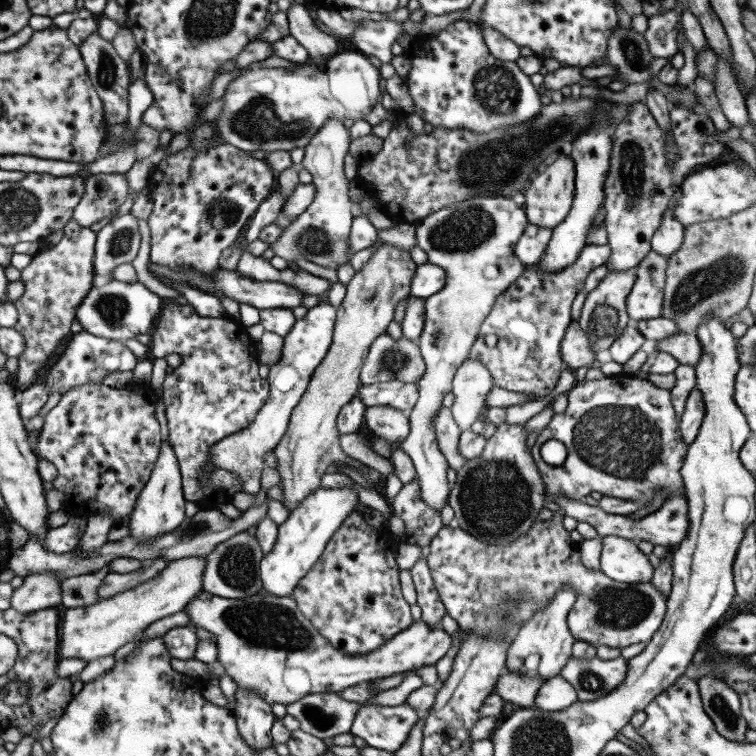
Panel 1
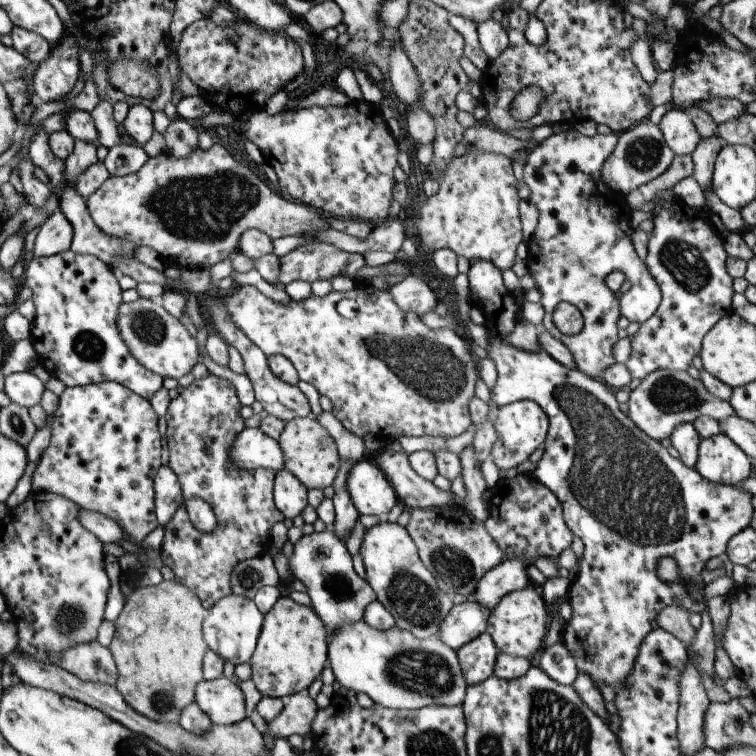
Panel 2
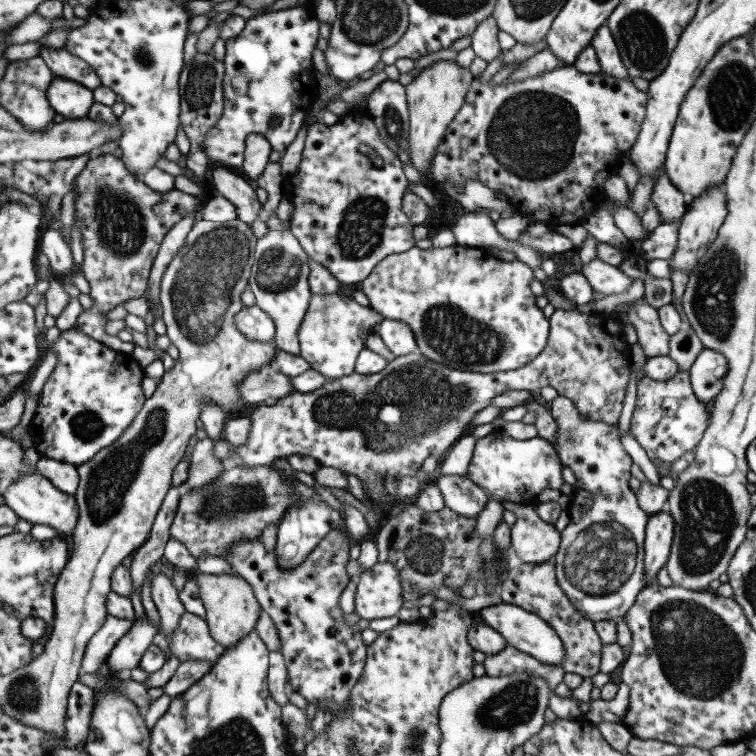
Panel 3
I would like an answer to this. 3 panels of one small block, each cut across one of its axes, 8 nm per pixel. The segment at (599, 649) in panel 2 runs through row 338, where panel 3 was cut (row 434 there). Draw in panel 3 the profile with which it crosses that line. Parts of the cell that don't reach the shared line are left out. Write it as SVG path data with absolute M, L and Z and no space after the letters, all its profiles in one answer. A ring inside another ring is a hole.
M494 430L489 436L477 440L466 477L475 482L479 488L490 492L495 500L508 500L508 502L519 503L520 505L532 504L536 506L539 503L536 497L542 491L550 489L557 492L564 484L564 478L562 478L563 467L559 454L550 441L540 438L538 435L527 440L517 440L500 430Z

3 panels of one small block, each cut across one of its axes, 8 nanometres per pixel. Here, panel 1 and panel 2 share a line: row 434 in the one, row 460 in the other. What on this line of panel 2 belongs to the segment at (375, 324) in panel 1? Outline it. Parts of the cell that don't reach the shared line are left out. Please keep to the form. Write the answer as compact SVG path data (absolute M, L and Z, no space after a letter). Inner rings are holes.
M315 416L289 420L277 441L284 455L285 468L292 472L307 489L322 491L335 481L341 463L337 444Z

